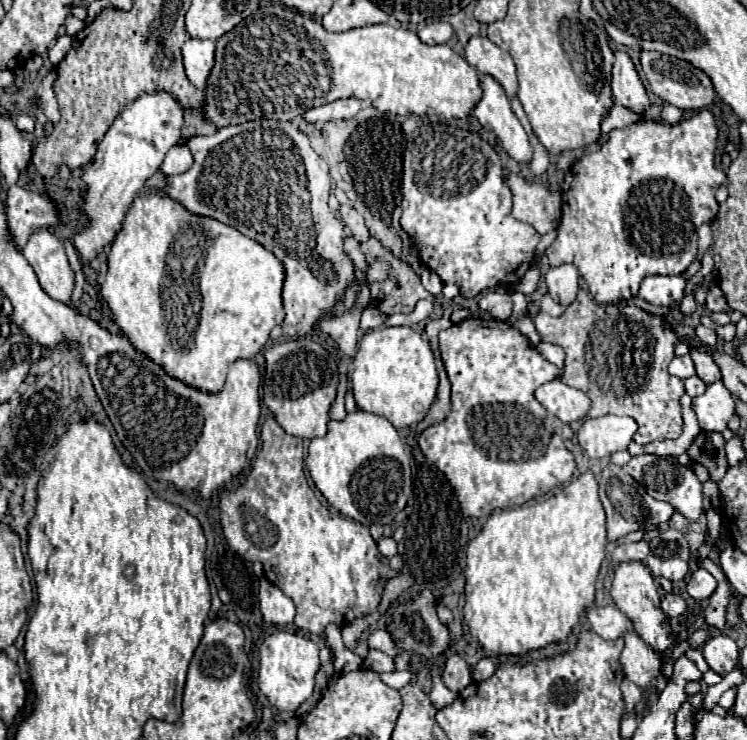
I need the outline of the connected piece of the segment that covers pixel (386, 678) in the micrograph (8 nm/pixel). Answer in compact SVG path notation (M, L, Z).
M396 671L396 673L382 673L380 677L382 677L382 681L388 683L390 687L400 689L400 687L404 687L404 685L410 683L412 673L410 673L410 671Z

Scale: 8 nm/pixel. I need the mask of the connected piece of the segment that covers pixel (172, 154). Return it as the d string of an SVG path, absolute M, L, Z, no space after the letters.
M176 145L166 153L166 159L162 163L162 171L166 175L178 175L188 171L192 165L192 153L186 145Z

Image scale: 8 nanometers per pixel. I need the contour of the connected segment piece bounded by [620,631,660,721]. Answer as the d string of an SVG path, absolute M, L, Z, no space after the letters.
M624 633L624 649L620 655L624 675L642 689L642 699L646 709L638 713L638 721L650 713L650 705L658 699L658 675L660 675L660 655L656 655L646 643L634 633Z

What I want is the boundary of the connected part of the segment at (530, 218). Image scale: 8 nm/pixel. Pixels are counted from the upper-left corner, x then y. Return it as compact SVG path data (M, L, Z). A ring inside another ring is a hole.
M518 175L506 177L508 187L514 195L512 215L520 221L530 223L540 235L552 231L560 219L560 193L550 193L538 183L526 183Z

